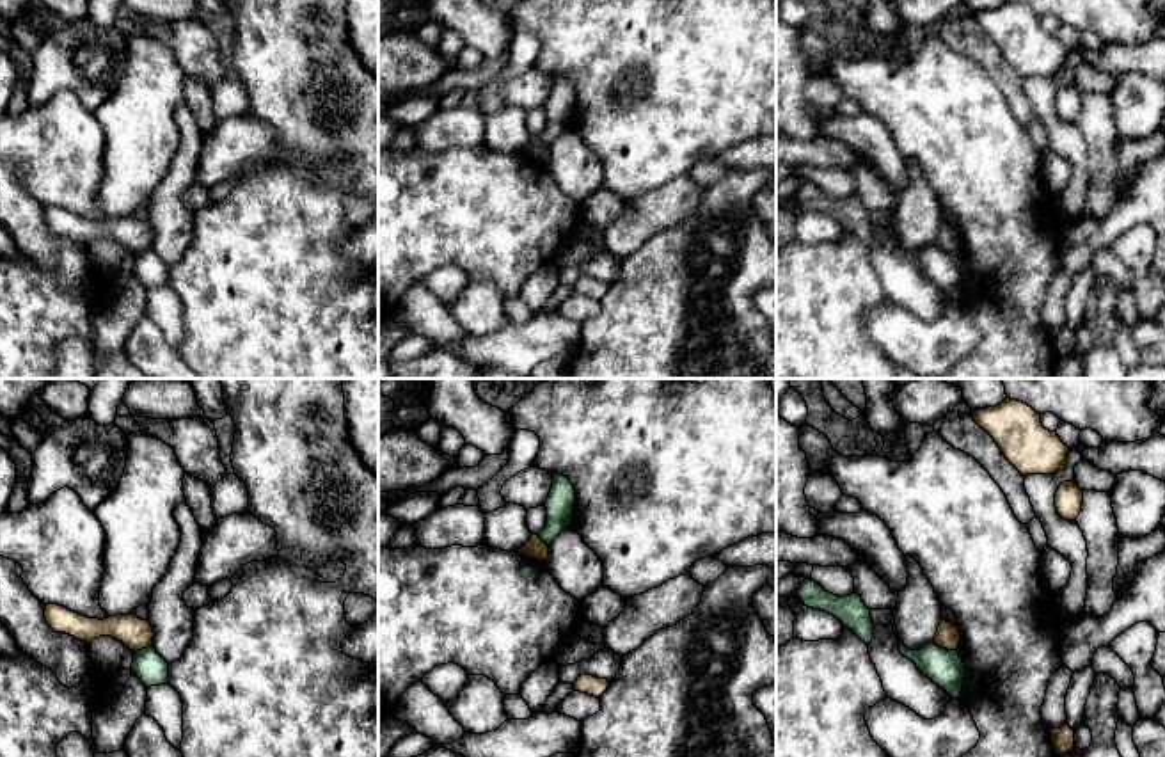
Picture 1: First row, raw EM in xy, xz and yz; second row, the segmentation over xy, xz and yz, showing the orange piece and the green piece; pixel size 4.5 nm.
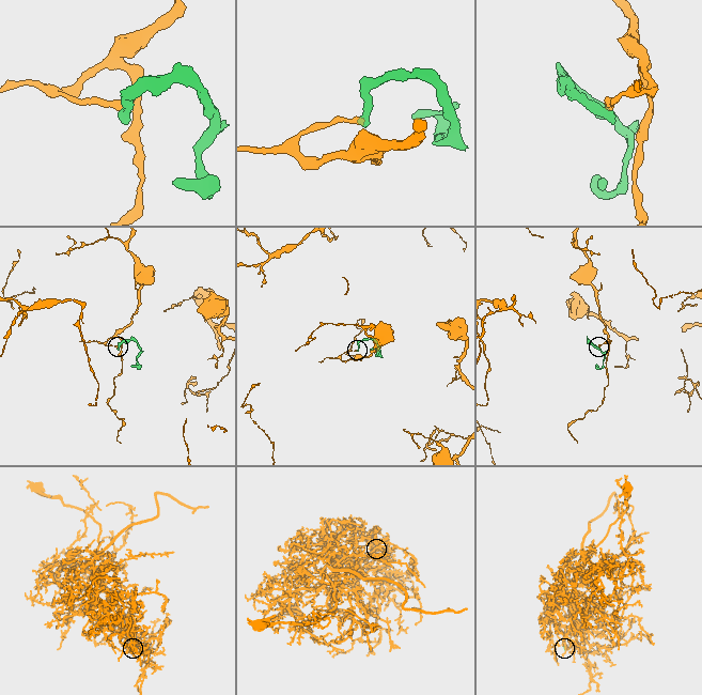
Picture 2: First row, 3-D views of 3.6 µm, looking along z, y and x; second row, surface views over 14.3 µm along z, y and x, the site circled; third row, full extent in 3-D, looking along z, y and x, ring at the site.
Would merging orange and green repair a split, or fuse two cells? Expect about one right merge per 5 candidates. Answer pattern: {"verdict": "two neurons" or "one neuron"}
{"verdict": "two neurons"}

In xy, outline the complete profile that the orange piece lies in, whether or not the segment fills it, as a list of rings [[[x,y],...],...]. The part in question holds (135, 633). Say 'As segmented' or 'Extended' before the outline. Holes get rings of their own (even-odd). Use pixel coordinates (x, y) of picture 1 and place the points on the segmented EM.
As segmented. [[[46,604],[44,618],[55,633],[66,633],[85,643],[99,636],[112,636],[133,652],[153,645],[155,633],[151,624],[133,613],[99,620],[78,615],[59,604]]]

